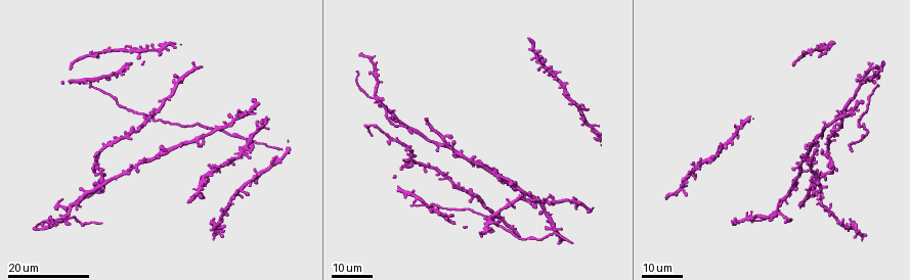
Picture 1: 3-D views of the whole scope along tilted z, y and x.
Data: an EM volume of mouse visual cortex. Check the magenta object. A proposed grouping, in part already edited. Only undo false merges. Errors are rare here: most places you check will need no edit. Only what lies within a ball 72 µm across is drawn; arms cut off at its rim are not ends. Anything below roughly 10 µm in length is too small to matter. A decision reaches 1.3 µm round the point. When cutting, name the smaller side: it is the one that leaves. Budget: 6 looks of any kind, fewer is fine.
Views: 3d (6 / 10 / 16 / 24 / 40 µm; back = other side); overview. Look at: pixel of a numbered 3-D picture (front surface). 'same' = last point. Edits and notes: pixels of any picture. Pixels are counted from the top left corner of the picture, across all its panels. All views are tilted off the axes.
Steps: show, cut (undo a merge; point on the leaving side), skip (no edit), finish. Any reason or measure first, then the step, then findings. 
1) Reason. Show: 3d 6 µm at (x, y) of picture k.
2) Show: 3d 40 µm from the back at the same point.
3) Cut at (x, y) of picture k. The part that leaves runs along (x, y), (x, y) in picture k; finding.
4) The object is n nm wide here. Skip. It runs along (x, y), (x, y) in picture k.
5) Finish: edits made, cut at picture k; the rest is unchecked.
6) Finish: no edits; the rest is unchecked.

Looks like a crossing. Show: 3d 24 µm at (862, 79) of picture 1.

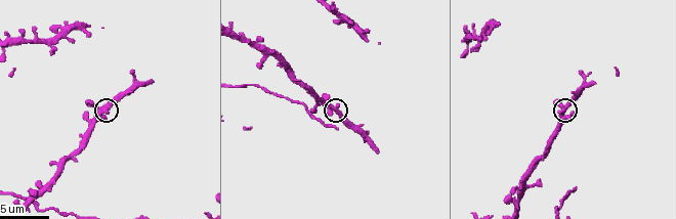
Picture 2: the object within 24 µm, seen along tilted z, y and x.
Show: 3d 10 µm at (333, 108) of picture 2.

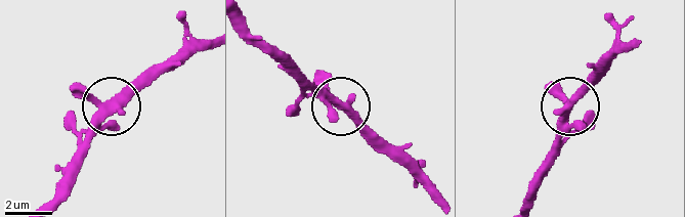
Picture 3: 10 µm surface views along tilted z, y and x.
5 arms meet here. Skip. All the same neuron.

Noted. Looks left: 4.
Show: 3d 16 µm at (39, 211) of picture 2.

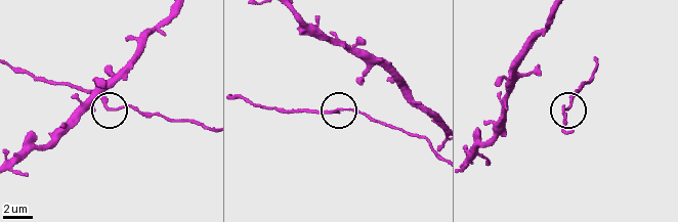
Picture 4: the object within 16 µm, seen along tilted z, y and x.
Zoom in. Show: 3d 6 µm at (108, 108) of picture 4.

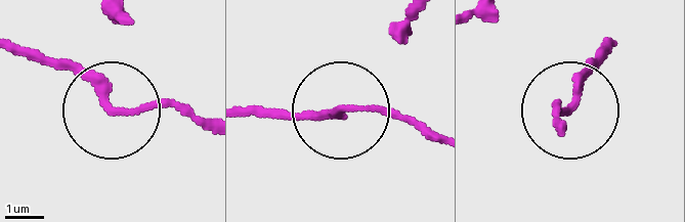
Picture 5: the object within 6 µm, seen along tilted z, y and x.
Skip. It runs along (112, 112), (191, 108) in picture 5; all the same neuron.

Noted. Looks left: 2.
Side arm on a straight run. Show: 3d 24 µm at (787, 192) of picture 1.

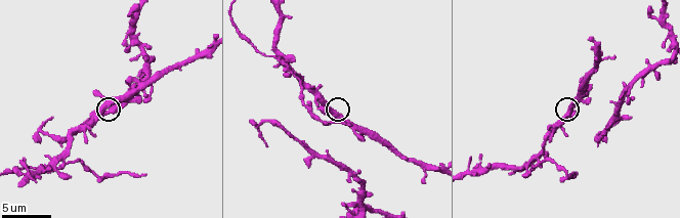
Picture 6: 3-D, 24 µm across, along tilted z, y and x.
Show: 3d 6 µm at (574, 103) of picture 6.

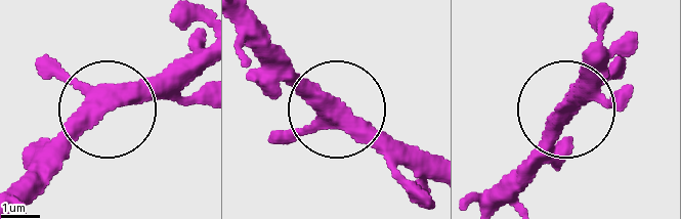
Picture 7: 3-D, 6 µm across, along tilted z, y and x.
The side arm is 25 µm long. Skip. One neuron here.

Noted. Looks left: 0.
Finish: no edits; the rest is unchecked.

